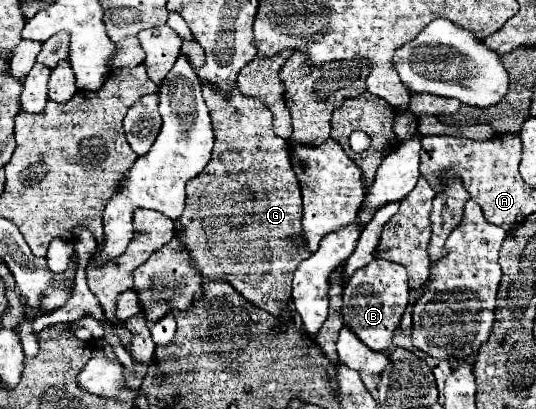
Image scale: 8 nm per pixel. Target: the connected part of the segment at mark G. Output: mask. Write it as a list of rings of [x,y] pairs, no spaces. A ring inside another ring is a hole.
[[[203,80],[203,98],[211,114],[215,130],[215,146],[209,164],[201,174],[187,182],[187,200],[181,216],[185,244],[191,250],[191,258],[201,268],[205,278],[229,282],[243,298],[257,308],[279,316],[291,296],[291,280],[297,264],[309,256],[301,236],[301,186],[291,166],[289,146],[283,138],[275,136],[271,126],[269,108],[259,98],[245,98],[233,86],[223,94],[217,86]],[[251,228],[253,238],[237,238],[237,230]]]

